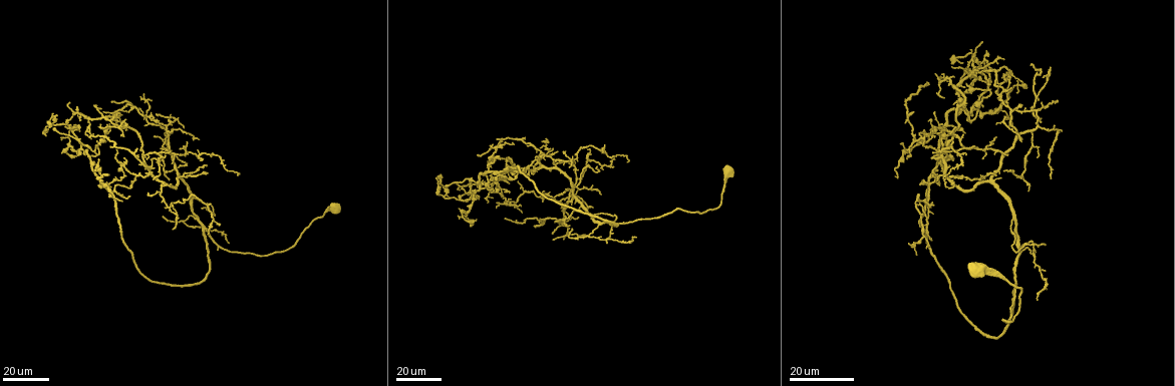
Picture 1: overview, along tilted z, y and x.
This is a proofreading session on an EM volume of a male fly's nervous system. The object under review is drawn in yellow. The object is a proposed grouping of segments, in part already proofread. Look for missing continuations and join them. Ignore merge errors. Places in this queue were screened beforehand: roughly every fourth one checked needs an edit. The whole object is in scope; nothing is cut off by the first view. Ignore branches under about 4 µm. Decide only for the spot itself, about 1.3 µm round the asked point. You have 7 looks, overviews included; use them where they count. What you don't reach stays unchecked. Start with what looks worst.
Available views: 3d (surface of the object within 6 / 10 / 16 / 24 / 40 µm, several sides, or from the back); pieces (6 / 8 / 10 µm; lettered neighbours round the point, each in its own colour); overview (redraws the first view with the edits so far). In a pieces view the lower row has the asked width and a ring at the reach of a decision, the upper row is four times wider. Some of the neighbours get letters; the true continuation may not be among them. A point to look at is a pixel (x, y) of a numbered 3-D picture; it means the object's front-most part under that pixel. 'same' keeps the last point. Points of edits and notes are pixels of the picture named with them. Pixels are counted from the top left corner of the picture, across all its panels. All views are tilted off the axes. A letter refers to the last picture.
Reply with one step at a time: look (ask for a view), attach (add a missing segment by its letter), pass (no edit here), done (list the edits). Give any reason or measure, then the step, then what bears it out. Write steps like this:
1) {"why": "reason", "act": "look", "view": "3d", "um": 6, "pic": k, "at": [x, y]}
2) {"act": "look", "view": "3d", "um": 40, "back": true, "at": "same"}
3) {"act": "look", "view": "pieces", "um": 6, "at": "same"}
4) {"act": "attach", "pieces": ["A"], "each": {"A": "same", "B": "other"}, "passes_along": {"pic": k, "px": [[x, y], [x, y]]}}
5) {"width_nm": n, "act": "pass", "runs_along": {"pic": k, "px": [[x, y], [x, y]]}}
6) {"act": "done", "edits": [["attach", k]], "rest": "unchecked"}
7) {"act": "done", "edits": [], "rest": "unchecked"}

{"why": "branch stops here", "act": "look", "view": "3d", "um": 40, "pic": 1, "at": [130, 196]}

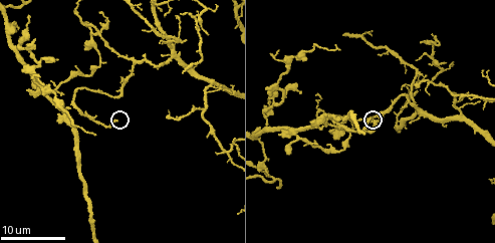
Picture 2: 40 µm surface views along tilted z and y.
{"act": "look", "view": "pieces", "um": 10, "pic": 2, "at": [115, 120]}

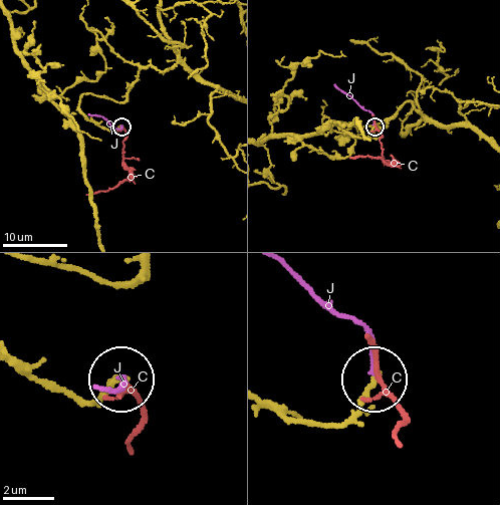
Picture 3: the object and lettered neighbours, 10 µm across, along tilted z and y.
{"width_nm": 180, "act": "pass", "each": {"C": "other", "J": "other"}, "runs_along": {"pic": 3, "px": [[264, 401], [299, 420], [333, 423], [346, 418], [374, 382]]}, "found": "no lettered segment goes on from it"}

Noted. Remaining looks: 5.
{"why": "long arm stops here", "act": "look", "view": "3d", "um": 40, "pic": 1, "at": [980, 42]}

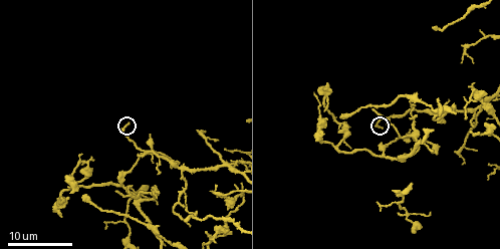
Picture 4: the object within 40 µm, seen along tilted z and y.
{"act": "look", "view": "pieces", "um": 10, "pic": 4, "at": [127, 124]}

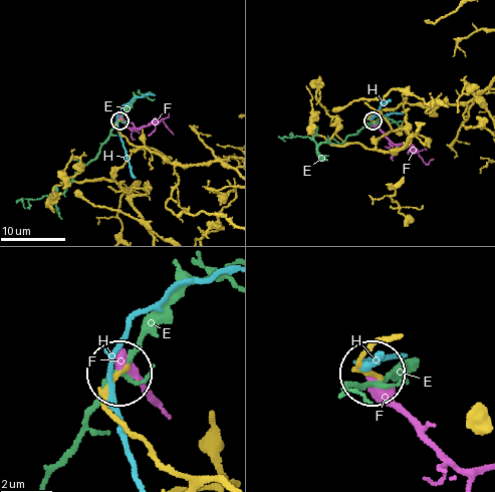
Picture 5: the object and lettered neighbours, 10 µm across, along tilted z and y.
{"act": "pass", "each": {"E": "other", "F": "other", "H": "other"}, "runs_along": {"pic": 5, "px": [[214, 482], [168, 468], [111, 412], [106, 396], [119, 376]]}, "found": "no lettered segment goes on from it"}

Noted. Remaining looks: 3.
{"why": "an open end", "act": "look", "view": "3d", "um": 16, "pic": 4, "at": [373, 111]}

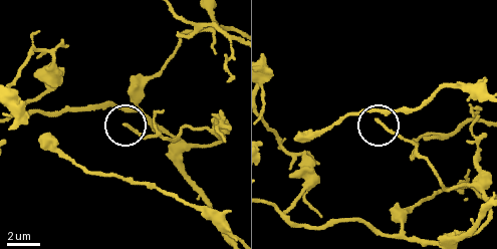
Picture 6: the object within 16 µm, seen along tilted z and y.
{"act": "look", "view": "pieces", "um": 6, "pic": 6, "at": [125, 126]}

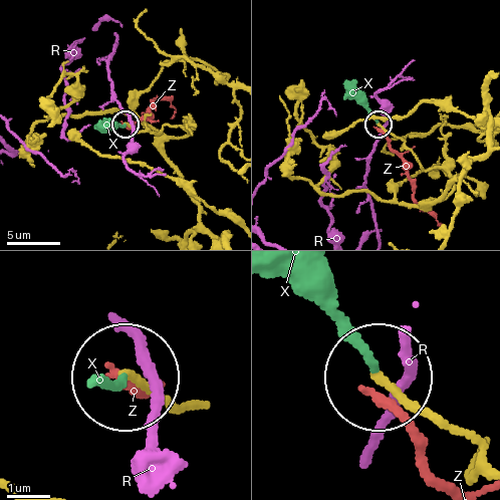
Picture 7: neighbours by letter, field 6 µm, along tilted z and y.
{"act": "attach", "pieces": ["X"], "each": {"R": "other", "X": "same", "Z": "other"}, "passes_along": {"pic": 7, "px": [[481, 451], [427, 419], [376, 365], [314, 275]]}, "found": "it goes on there"}

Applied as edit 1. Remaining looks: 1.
{"act": "done", "edits": [["attach", 7]], "rest": "unchecked"}

